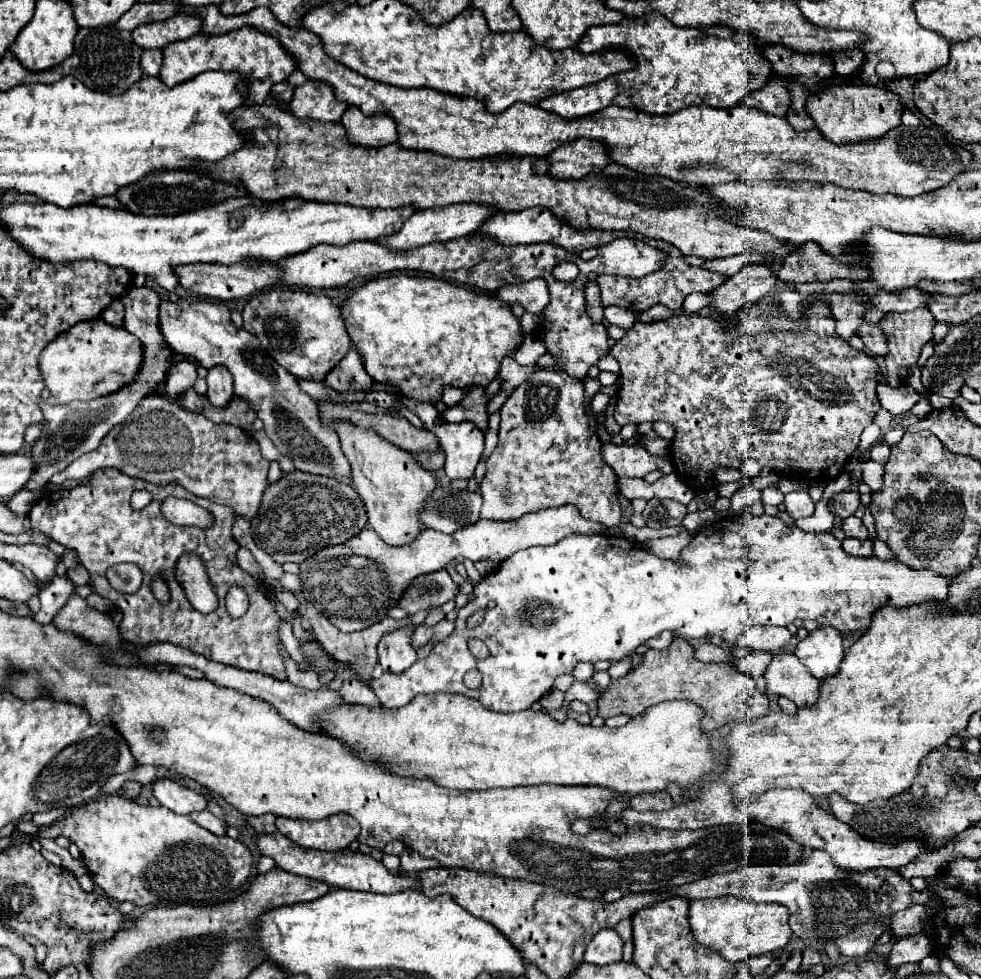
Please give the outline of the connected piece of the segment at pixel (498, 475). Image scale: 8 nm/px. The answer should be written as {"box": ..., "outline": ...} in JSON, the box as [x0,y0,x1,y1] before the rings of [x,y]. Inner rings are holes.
{"box":[480,370,620,528],"outline":[[[536,370],[532,372],[506,400],[500,410],[500,440],[496,450],[486,462],[486,474],[480,482],[480,494],[484,498],[482,518],[488,520],[518,520],[528,512],[538,512],[544,508],[558,508],[564,504],[574,504],[588,520],[602,522],[608,528],[620,524],[620,504],[616,496],[616,474],[602,462],[600,440],[588,428],[588,418],[584,414],[584,384],[582,380],[570,380],[564,372]]]}

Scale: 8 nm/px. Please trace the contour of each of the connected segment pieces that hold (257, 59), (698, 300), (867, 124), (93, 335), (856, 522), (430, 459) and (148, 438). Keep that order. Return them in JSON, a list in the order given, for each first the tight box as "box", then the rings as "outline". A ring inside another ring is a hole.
[{"box":[160,26,298,104],"outline":[[[242,26],[240,30],[232,30],[222,36],[196,34],[188,40],[178,40],[176,44],[168,44],[164,48],[164,64],[160,70],[160,80],[168,86],[176,86],[178,82],[186,82],[206,70],[224,70],[224,72],[238,70],[242,76],[250,80],[250,92],[246,104],[264,104],[270,88],[286,80],[296,68],[298,64],[294,62],[294,56],[286,52],[286,48],[282,48],[282,44],[276,38],[262,34],[252,26]]]},{"box":[682,294,710,314],"outline":[[[690,294],[690,296],[686,296],[682,310],[688,312],[688,314],[694,314],[694,312],[698,312],[700,308],[704,308],[708,304],[710,304],[710,296],[708,294]]]},{"box":[806,84,904,144],"outline":[[[828,84],[824,90],[812,94],[806,102],[806,112],[814,120],[816,128],[824,134],[826,140],[834,144],[848,144],[858,140],[880,138],[888,130],[900,124],[904,106],[896,94],[884,88],[874,88],[868,84]]]},{"box":[38,318,142,404],"outline":[[[98,318],[78,322],[50,342],[40,354],[38,368],[56,402],[68,404],[72,400],[94,400],[116,392],[122,384],[128,384],[134,378],[138,364],[142,364],[142,344],[138,344],[138,340],[124,328],[114,328]]]},{"box":[842,516,868,538],"outline":[[[856,516],[844,518],[844,520],[842,520],[842,530],[844,530],[846,536],[852,536],[852,538],[868,538],[866,526],[864,526],[862,520],[856,518]]]},{"box":[414,452,444,472],"outline":[[[436,452],[436,454],[414,454],[416,460],[420,460],[422,466],[426,466],[426,470],[434,472],[434,470],[440,470],[444,466],[444,452]]]},{"box":[50,360,270,520],"outline":[[[188,360],[178,362],[174,368],[170,368],[162,394],[146,396],[138,404],[138,408],[122,424],[112,428],[112,432],[102,440],[102,444],[94,452],[88,452],[86,456],[80,456],[78,460],[74,460],[74,464],[70,464],[70,468],[66,468],[66,472],[52,476],[50,482],[61,485],[66,480],[82,480],[90,472],[108,466],[108,468],[116,468],[116,470],[124,472],[126,476],[140,478],[146,482],[154,482],[158,486],[178,482],[188,492],[202,496],[202,498],[208,498],[216,504],[220,504],[220,502],[228,504],[228,506],[232,506],[232,510],[236,514],[250,520],[254,516],[254,512],[258,512],[262,492],[268,484],[266,476],[268,476],[268,464],[270,462],[266,458],[262,458],[260,446],[242,428],[228,426],[228,424],[214,424],[208,418],[204,418],[200,414],[192,414],[178,404],[178,396],[182,396],[188,390],[188,386],[194,384],[194,380],[196,380],[196,364],[192,364]]]}]

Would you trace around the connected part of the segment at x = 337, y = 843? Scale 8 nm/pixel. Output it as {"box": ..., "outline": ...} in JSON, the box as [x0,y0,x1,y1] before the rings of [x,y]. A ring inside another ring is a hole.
{"box":[276,814,358,852],"outline":[[[334,814],[326,820],[286,820],[276,818],[276,828],[292,842],[304,848],[316,848],[324,852],[338,852],[350,846],[358,838],[358,822],[346,814]]]}

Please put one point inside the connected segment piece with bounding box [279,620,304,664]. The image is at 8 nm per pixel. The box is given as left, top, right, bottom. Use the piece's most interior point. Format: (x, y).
(286, 635)

